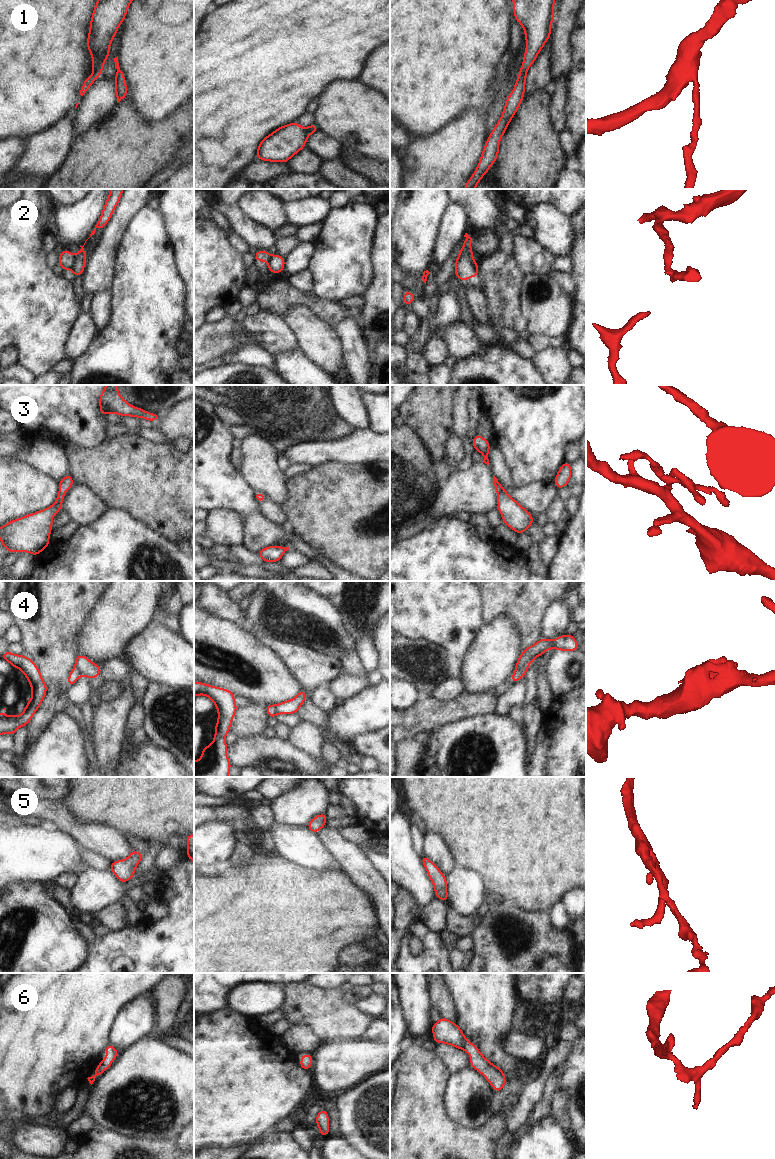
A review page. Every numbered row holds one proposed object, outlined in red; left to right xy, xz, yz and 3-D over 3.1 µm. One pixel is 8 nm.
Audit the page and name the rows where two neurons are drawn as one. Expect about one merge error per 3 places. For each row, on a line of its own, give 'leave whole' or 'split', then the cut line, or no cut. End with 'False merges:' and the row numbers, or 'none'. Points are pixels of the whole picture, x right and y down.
1: leave whole | no cut
2: split | xy (75, 257), (71, 268)
3: leave whole | no cut
4: split | yz (526, 667), (515, 670)
5: leave whole | no cut
6: leave whole | no cut
False merges: 2, 4

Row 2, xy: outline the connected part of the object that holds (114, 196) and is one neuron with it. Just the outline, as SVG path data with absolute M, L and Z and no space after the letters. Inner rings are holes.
M111 189L111 192L109 193L109 196L105 202L105 206L102 210L101 217L99 219L98 223L95 225L95 229L93 231L91 231L90 237L95 234L95 231L97 228L103 228L108 223L109 219L112 216L114 209L116 208L119 200L121 198L121 194L122 194L123 190L124 189ZM85 241L85 243L86 243L86 241ZM84 243L84 245L85 245L85 243ZM84 245L80 246L81 249L77 253L77 255L75 257L75 261L72 266L72 271L73 271L73 274L75 277L78 277L79 275L83 274L83 272L84 272L84 265L86 263L86 252L83 248Z

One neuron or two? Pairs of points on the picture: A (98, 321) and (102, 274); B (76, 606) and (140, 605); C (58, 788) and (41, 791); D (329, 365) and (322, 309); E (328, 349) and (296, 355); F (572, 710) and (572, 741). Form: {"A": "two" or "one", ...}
{"A": "two", "B": "two", "C": "one", "D": "two", "E": "two", "F": "one"}

